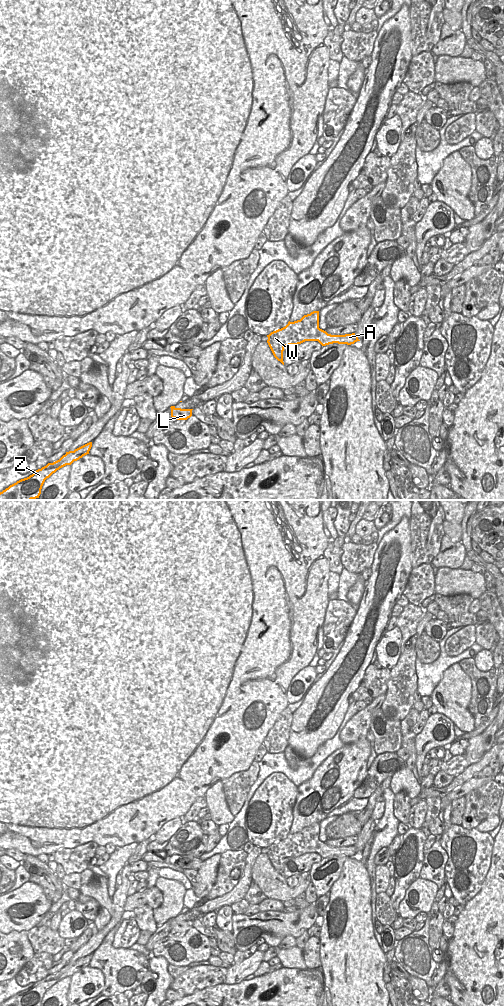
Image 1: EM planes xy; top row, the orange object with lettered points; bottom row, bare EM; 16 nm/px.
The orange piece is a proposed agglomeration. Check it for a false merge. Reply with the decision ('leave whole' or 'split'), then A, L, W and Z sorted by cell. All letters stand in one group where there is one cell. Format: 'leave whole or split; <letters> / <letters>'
split; A W Z / L

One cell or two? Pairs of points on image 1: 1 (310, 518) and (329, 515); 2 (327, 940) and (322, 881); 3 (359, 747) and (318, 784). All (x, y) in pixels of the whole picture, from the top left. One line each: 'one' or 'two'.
1: two
2: two
3: one

